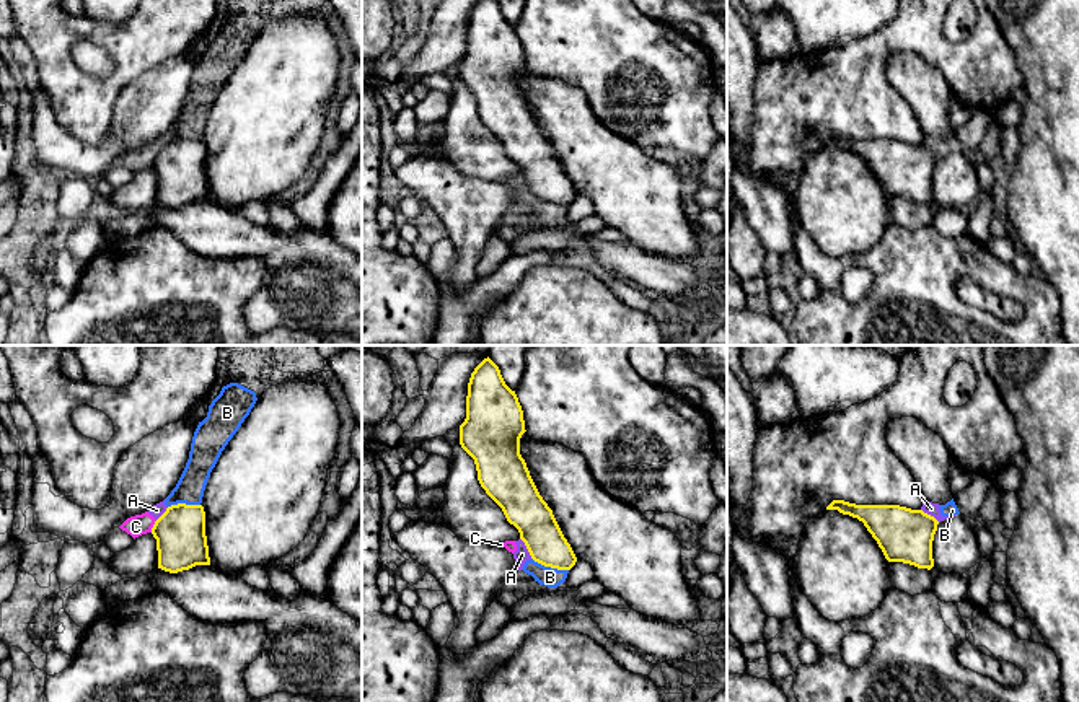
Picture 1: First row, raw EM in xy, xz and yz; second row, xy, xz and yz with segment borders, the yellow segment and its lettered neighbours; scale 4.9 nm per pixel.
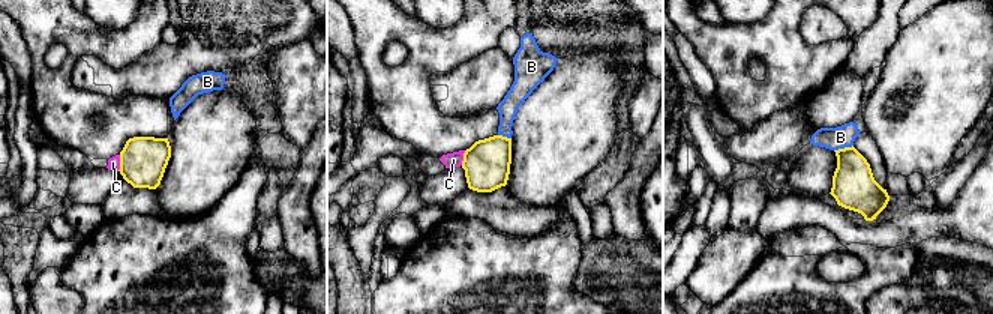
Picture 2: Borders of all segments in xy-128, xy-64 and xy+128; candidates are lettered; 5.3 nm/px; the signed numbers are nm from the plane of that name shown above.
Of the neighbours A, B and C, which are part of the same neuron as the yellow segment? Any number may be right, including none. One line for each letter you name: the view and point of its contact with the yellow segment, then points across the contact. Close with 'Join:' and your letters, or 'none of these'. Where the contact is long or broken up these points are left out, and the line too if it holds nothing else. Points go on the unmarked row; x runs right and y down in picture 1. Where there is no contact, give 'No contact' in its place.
Join: none of these

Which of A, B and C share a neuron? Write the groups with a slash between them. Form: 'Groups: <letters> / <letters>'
Groups: A B C

